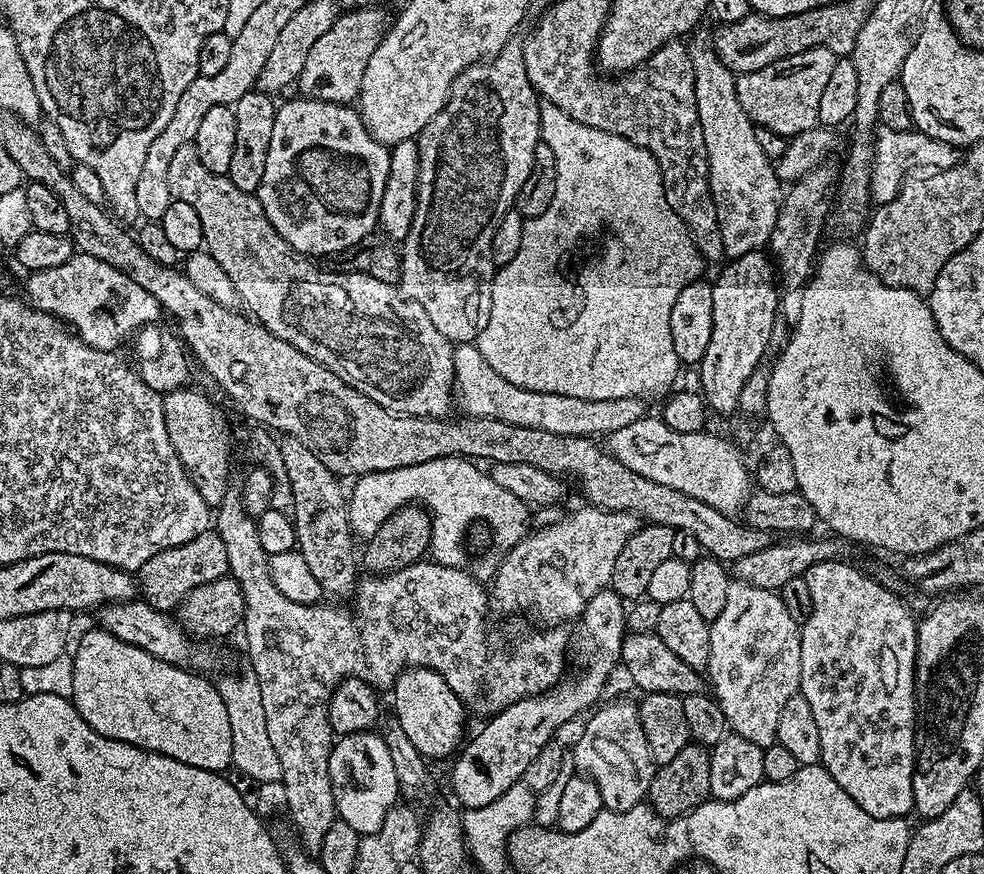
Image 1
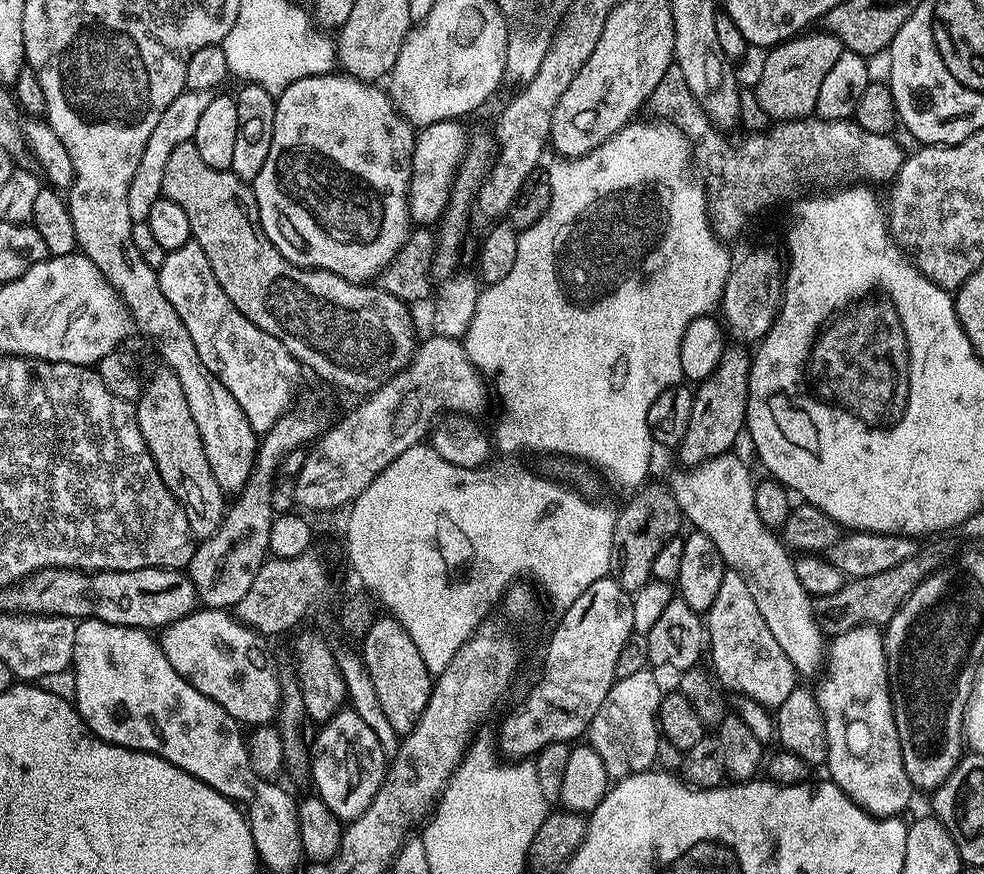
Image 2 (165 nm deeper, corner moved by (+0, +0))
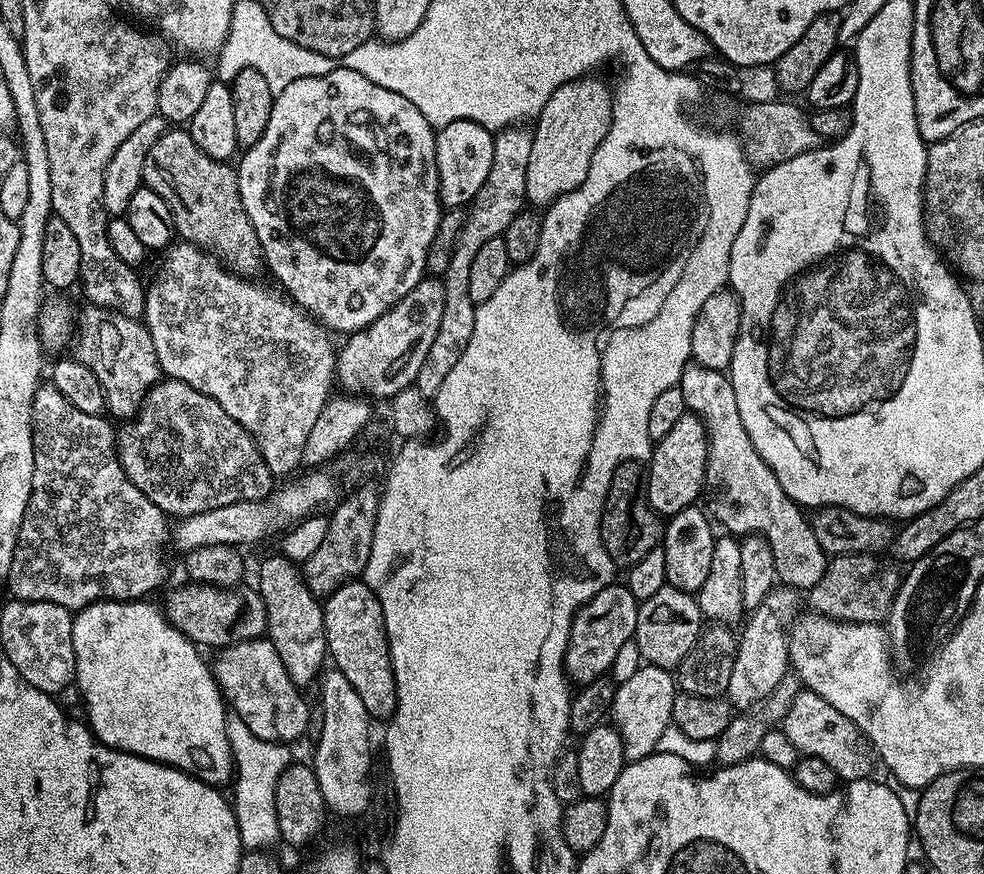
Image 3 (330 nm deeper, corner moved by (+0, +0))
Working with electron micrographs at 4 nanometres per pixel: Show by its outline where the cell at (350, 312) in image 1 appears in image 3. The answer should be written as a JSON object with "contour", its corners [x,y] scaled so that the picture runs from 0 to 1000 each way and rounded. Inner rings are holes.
{"contour":[[[175,146],[169,149],[165,158],[161,158],[161,162],[148,178],[148,186],[145,190],[145,212],[157,217],[173,236],[180,269],[186,276],[218,293],[232,310],[241,316],[256,318],[259,317],[259,311],[266,307],[266,289],[262,268],[250,245],[250,236],[246,236],[246,222],[240,199],[241,193],[235,186],[215,183],[208,176],[190,148]]]}

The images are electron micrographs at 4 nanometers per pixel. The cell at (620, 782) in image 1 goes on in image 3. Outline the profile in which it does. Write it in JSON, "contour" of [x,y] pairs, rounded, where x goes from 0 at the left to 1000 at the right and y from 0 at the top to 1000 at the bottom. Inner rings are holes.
{"contour":[[[655,759],[646,771],[628,783],[620,824],[632,844],[635,871],[651,870],[667,859],[669,844],[673,844],[673,835],[683,828],[688,791],[689,784],[684,770],[678,764],[670,764],[661,759]]]}

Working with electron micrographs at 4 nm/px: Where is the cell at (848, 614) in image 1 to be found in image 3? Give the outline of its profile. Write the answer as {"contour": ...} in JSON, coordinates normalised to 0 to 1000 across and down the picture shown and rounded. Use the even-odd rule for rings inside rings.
{"contour":[[[700,414],[693,423],[689,443],[693,446],[696,468],[710,476],[718,487],[720,527],[715,543],[715,563],[717,572],[720,568],[717,581],[723,594],[731,603],[732,600],[736,603],[733,605],[752,616],[761,611],[778,614],[783,620],[783,629],[787,629],[787,652],[790,665],[806,675],[814,675],[813,673],[824,675],[837,659],[843,637],[835,629],[835,625],[831,625],[831,616],[827,616],[827,606],[822,592],[815,585],[814,578],[807,576],[799,565],[799,561],[795,561],[783,533],[778,533],[770,515],[766,515],[766,506],[762,506],[762,497],[758,497],[758,487],[754,487],[754,474],[750,474],[750,455],[746,455],[746,442],[743,434],[736,426],[722,423],[722,419]]]}

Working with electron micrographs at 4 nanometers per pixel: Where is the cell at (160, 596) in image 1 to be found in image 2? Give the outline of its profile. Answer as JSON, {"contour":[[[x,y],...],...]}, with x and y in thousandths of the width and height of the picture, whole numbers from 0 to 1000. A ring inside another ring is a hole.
{"contour":[[[312,446],[302,452],[296,467],[278,485],[273,494],[267,495],[260,515],[260,531],[256,541],[239,569],[240,578],[229,585],[224,608],[198,624],[195,642],[190,656],[195,660],[202,685],[210,695],[236,698],[254,669],[268,642],[273,640],[274,602],[278,594],[276,580],[276,556],[283,537],[289,530],[289,522],[295,515],[303,515],[325,502],[343,479],[341,458],[337,453],[316,453]]]}

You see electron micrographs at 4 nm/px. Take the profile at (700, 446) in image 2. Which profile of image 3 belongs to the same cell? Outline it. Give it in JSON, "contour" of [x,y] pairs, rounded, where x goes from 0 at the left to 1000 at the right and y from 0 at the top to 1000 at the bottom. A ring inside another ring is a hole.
{"contour":[[[697,474],[685,483],[677,501],[666,505],[663,524],[658,527],[659,569],[663,582],[672,592],[682,593],[693,584],[704,580],[715,563],[715,543],[720,527],[720,492],[706,474]]]}

